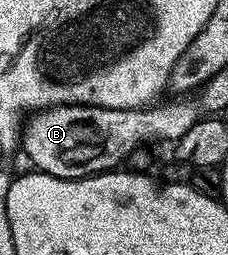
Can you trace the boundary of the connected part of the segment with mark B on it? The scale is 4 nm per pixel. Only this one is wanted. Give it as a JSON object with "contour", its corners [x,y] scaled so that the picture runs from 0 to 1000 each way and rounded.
{"contour":[[[732,392],[623,424],[447,424],[386,408],[254,408],[246,424],[175,424],[92,518],[92,569],[149,655],[175,675],[351,706],[425,675],[500,663],[570,596],[654,549],[776,557],[882,467],[882,424],[838,392]]]}

